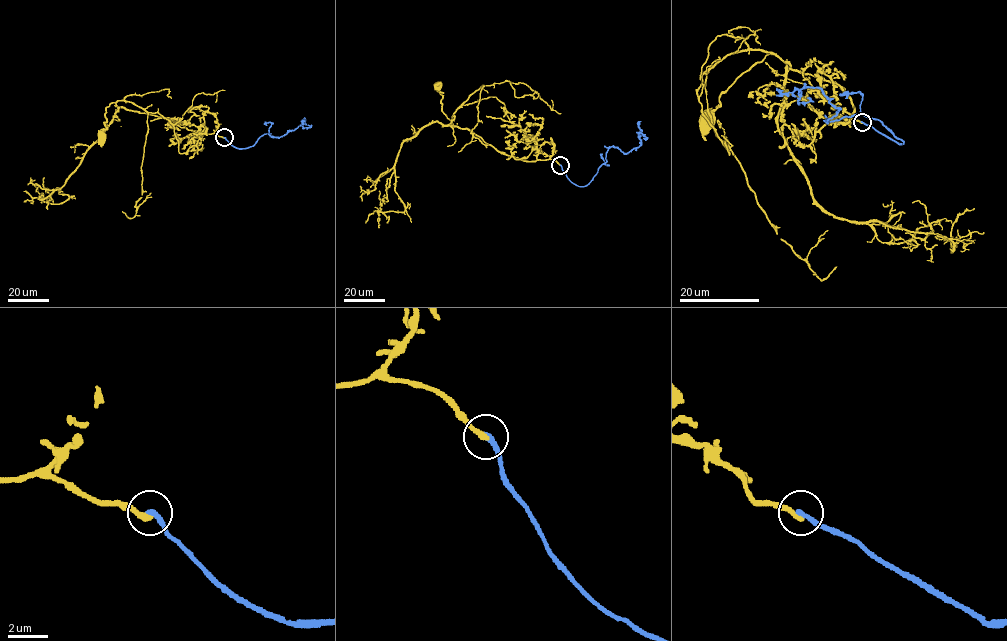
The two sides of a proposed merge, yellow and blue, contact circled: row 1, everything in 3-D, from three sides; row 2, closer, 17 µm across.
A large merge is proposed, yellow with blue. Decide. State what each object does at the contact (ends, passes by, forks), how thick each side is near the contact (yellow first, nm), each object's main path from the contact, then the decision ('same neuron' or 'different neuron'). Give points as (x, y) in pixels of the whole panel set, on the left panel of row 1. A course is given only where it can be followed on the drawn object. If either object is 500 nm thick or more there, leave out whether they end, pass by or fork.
yellow ends; blue ends; calibres 240 and 280 nm; course yellow (224, 138), (214, 133), (200, 134), (167, 119), (119, 107), (114, 102), (106, 107), (106, 128), (99, 137); course blue (224, 137), (237, 148), (247, 148), (262, 135), (280, 137), (303, 120), (303, 126), (309, 127), (307, 124); different neuron

